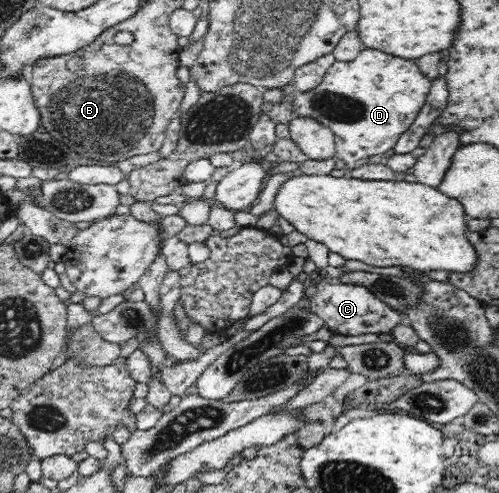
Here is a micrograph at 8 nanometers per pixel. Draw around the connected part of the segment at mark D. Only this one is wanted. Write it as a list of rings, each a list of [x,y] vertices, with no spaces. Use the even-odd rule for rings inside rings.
[[[365,48],[354,61],[334,63],[318,87],[295,93],[293,115],[311,117],[328,126],[335,135],[335,156],[354,169],[362,158],[395,148],[398,138],[422,111],[430,85],[414,61]]]

